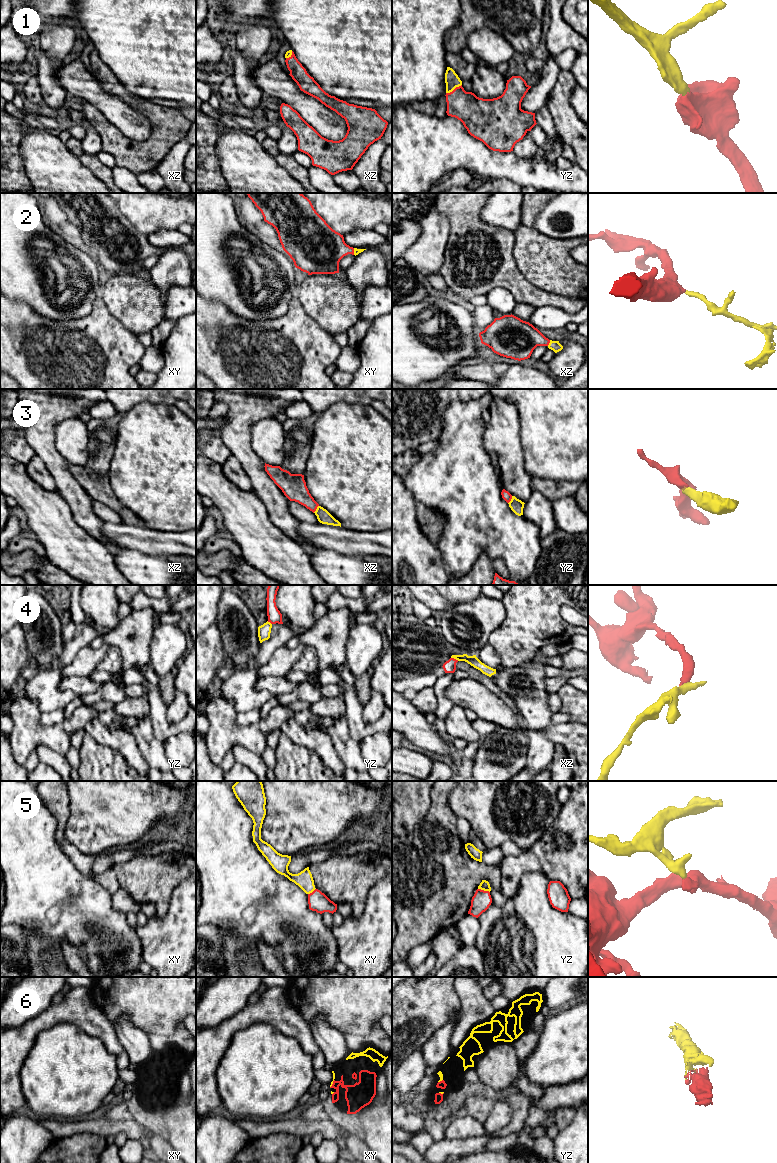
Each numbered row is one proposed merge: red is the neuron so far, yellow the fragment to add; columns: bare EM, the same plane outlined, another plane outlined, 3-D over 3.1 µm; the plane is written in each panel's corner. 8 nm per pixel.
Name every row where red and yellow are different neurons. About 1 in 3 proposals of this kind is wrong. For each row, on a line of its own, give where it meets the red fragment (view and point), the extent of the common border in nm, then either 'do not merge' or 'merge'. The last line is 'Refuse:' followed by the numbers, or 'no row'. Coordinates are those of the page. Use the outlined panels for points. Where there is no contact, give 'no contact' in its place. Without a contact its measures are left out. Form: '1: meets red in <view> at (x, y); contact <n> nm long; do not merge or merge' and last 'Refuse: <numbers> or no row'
1: meets red in yz at (454, 89); contact 150 nm long; merge
2: meets red in xz at (549, 342); contact 50 nm long; merge
3: meets red in xz at (316, 508); contact 80 nm long; merge
4: meets red in xz at (455, 659); contact 70 nm long; do not merge
5: meets red in yz at (484, 891); contact 100 nm long; do not merge
6: meets red in xy at (332, 1084); contact 70 nm long; merge
Refuse: 4, 5

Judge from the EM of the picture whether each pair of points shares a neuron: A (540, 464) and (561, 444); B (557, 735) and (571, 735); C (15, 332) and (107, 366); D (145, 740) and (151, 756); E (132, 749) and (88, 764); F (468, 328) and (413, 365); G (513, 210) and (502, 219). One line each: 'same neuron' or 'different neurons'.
A: same neuron
B: same neuron
C: same neuron
D: same neuron
E: different neurons
F: same neuron
G: same neuron

